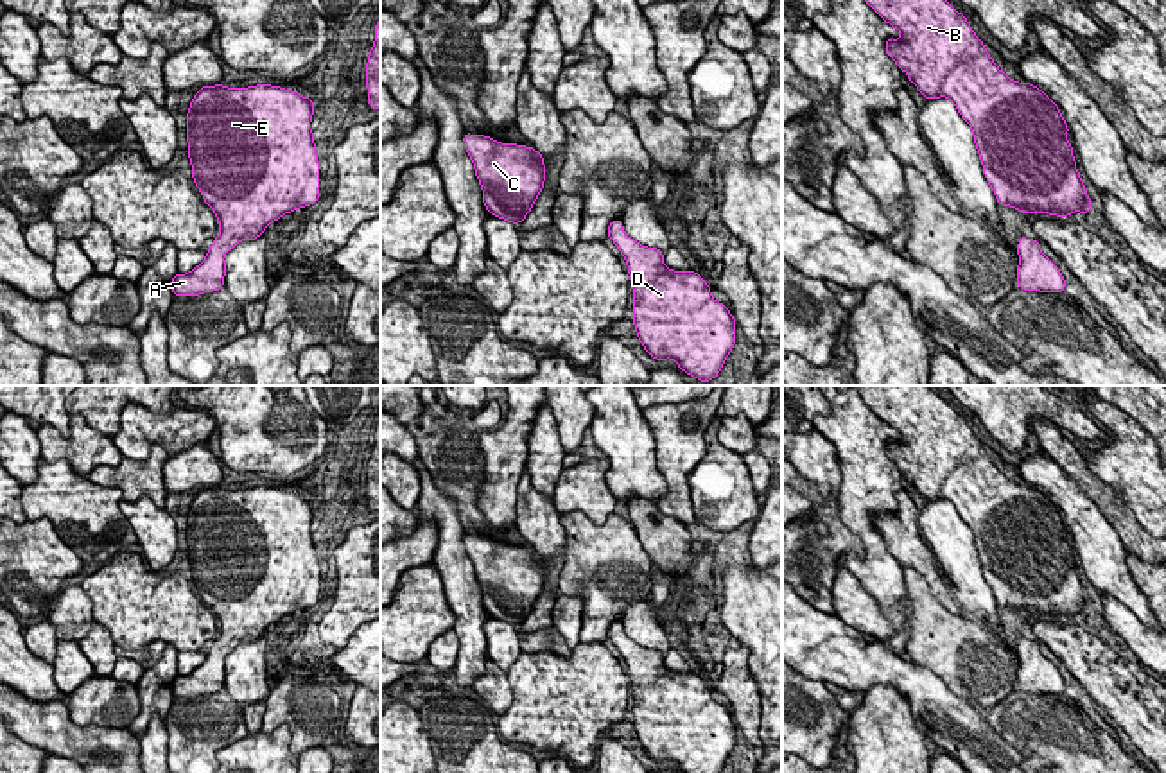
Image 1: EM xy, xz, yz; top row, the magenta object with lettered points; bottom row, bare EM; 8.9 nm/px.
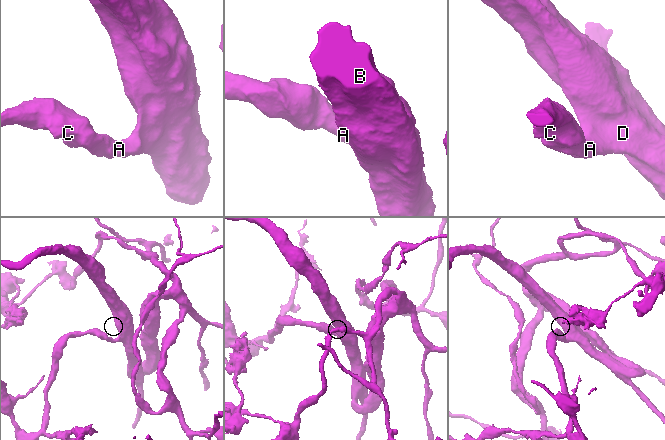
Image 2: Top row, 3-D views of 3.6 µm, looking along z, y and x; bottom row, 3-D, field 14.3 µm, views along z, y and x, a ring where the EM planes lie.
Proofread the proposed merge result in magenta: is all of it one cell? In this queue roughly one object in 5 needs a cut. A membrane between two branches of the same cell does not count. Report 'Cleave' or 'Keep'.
Keep

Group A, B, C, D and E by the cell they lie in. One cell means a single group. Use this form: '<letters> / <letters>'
A B C D E

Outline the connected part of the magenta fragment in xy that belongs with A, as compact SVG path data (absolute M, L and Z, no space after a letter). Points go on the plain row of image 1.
M258 486L249 490L203 488L187 515L192 579L219 622L221 635L206 660L170 682L174 698L199 698L224 689L224 656L240 642L255 642L269 624L319 603L319 563L310 522L314 504L298 493Z

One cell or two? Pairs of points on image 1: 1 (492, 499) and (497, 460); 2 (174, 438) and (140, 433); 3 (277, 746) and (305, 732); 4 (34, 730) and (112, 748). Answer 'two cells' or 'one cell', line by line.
1: one cell
2: one cell
3: two cells
4: one cell

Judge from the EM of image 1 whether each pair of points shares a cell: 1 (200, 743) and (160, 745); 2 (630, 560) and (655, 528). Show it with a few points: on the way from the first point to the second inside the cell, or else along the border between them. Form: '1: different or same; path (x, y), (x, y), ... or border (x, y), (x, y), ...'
1: different; border (162, 721), (167, 732), (169, 754)
2: different; border (630, 521), (643, 549), (653, 562)

